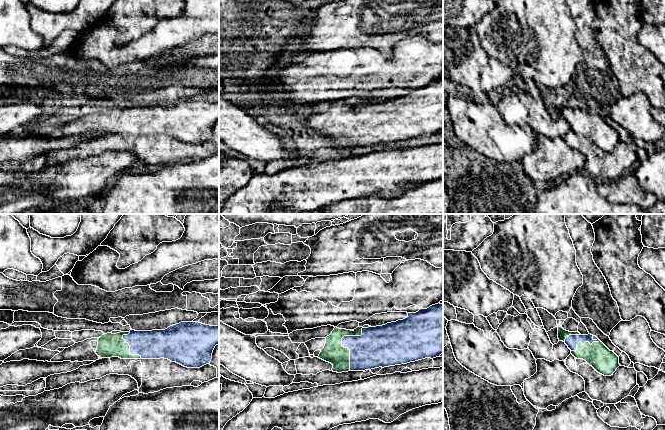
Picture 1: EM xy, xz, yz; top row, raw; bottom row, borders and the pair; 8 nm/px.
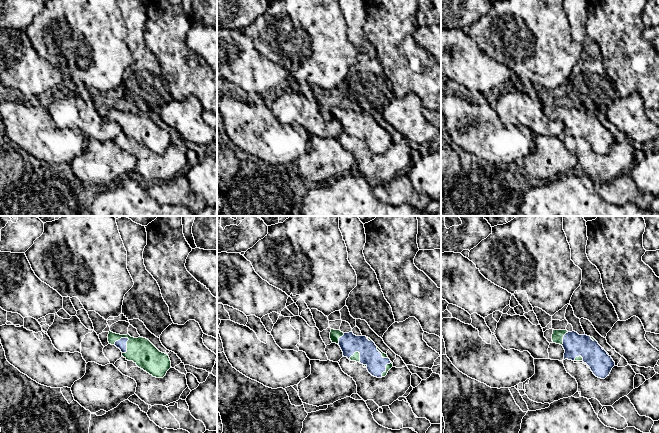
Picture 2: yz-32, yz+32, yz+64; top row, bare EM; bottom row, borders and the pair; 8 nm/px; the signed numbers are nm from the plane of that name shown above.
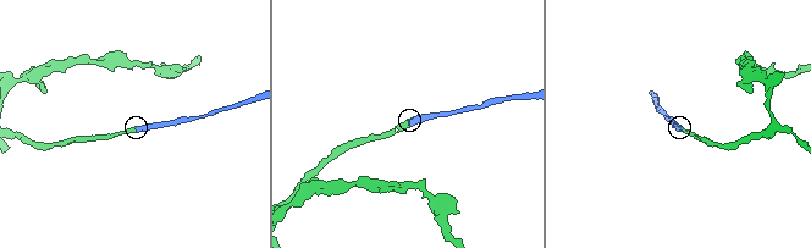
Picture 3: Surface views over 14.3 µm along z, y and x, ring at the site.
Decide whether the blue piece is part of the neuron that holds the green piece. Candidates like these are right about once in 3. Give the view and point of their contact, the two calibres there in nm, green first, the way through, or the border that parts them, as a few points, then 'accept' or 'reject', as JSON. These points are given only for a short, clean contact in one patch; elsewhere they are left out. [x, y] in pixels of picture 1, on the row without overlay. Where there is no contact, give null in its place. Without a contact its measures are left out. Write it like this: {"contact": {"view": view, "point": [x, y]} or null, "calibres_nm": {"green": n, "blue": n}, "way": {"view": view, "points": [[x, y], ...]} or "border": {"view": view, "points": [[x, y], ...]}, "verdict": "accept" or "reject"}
{"contact": {"view": "xz", "point": [341, 115]}, "calibres_nm": {"green": 180, "blue": 280}, "verdict": "accept"}

